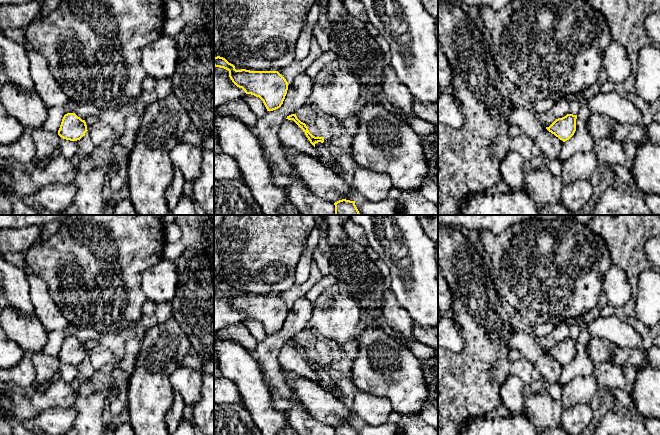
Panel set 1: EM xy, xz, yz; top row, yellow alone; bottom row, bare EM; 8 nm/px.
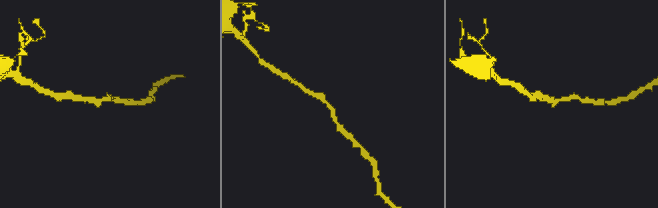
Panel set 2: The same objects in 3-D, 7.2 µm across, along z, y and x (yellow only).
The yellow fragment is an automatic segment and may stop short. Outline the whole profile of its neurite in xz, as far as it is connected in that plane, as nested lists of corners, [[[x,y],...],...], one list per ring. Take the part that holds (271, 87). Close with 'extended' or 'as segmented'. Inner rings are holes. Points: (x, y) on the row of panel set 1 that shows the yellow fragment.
[[[214,57],[214,66],[229,71],[229,77],[246,94],[259,97],[267,111],[281,107],[288,90],[288,82],[278,71],[236,70],[225,58]]] | as segmented

